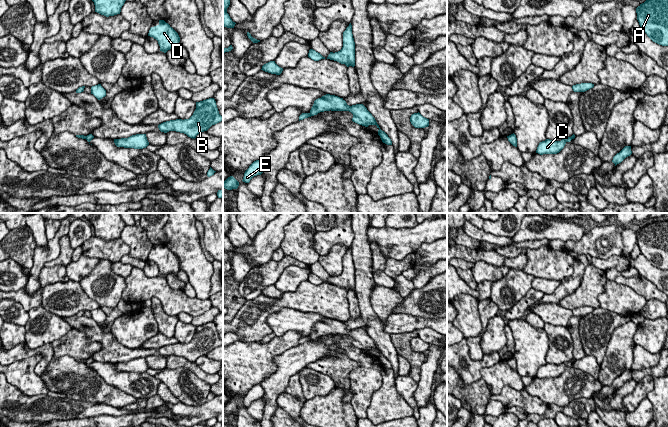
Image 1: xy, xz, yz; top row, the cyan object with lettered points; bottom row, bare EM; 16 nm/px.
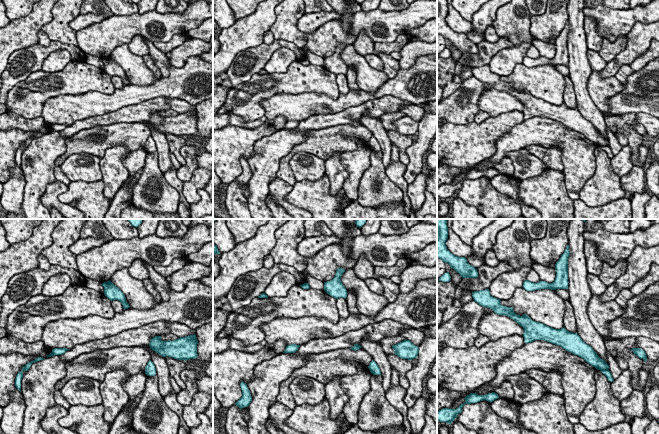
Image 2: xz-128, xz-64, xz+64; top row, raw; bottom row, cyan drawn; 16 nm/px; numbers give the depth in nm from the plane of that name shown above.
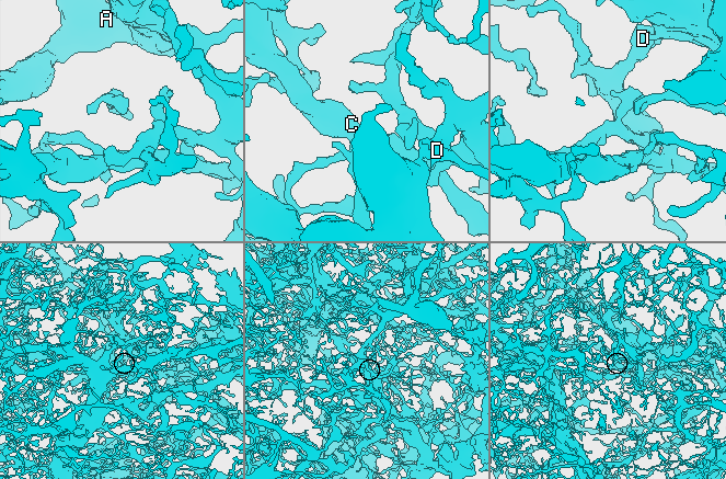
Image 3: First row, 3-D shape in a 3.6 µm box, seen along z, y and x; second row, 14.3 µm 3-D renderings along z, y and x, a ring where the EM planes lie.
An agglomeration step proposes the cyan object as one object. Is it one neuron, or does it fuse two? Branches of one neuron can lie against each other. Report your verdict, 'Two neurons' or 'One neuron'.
Two neurons

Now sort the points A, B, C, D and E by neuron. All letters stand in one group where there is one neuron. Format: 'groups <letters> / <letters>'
groups A B D E / C

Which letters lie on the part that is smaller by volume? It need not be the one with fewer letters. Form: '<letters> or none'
C

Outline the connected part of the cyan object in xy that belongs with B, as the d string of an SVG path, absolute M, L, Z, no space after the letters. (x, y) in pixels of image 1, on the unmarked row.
M209 322L196 326L196 333L189 343L176 343L163 346L158 349L161 356L176 355L186 358L190 362L204 355L207 355L212 349L223 345L223 340L219 338L216 325Z

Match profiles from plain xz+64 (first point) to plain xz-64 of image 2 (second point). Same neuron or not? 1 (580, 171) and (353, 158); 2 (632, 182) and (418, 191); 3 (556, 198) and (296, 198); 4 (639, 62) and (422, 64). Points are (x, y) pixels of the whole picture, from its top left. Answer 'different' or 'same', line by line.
1: same
2: different
3: same
4: different

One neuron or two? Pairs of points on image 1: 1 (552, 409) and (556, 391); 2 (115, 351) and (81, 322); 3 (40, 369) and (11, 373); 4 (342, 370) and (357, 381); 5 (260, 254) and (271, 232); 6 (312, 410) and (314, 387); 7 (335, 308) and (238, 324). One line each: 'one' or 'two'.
1: two
2: one
3: two
4: two
5: one
6: two
7: one

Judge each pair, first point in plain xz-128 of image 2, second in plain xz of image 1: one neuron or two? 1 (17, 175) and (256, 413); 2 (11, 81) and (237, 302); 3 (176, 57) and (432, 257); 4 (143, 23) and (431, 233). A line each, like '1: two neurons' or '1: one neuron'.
1: two neurons
2: two neurons
3: two neurons
4: one neuron

